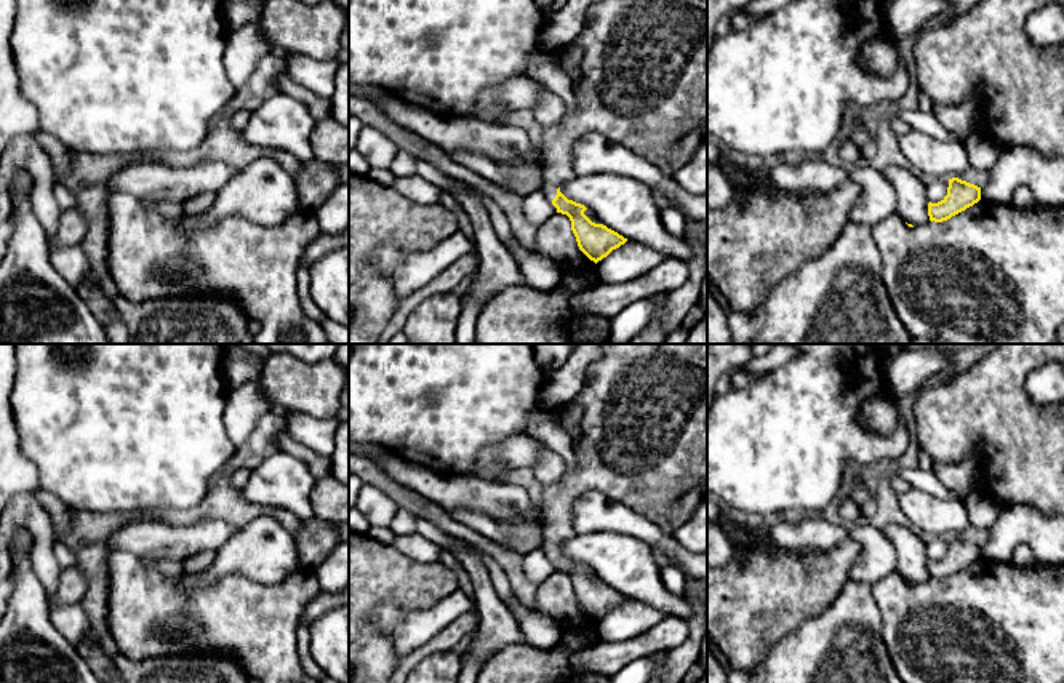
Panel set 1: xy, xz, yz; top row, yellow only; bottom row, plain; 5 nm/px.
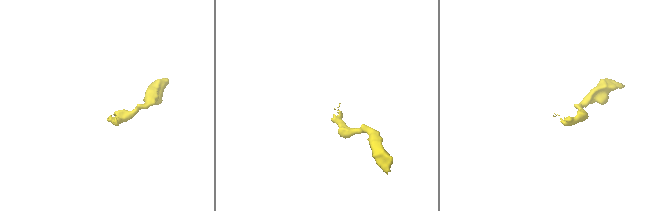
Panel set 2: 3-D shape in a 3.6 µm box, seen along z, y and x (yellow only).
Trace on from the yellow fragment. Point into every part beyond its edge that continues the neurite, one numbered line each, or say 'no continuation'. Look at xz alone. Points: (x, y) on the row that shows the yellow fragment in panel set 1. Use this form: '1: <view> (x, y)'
1: xz (644, 74)

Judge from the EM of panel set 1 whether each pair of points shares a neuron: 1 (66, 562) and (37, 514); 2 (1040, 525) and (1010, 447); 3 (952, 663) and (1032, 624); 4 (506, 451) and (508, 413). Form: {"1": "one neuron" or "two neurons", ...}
{"1": "two neurons", "2": "two neurons", "3": "one neuron", "4": "two neurons"}

